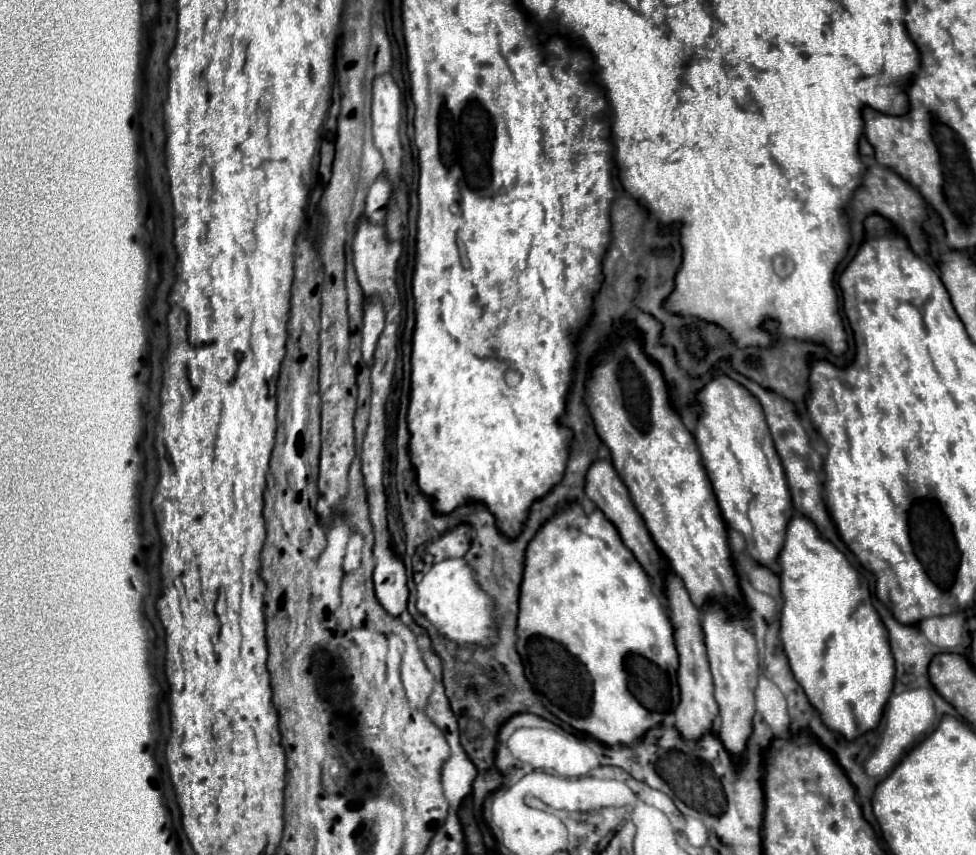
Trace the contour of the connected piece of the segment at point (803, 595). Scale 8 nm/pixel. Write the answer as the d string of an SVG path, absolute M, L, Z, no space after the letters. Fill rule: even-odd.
M794 515L788 521L784 547L778 555L778 569L784 599L780 639L790 659L794 677L806 691L810 703L820 711L822 721L846 739L856 739L878 725L894 685L894 657L890 653L886 627L872 605L868 581L850 565L844 553L820 535L818 527L804 515Z

